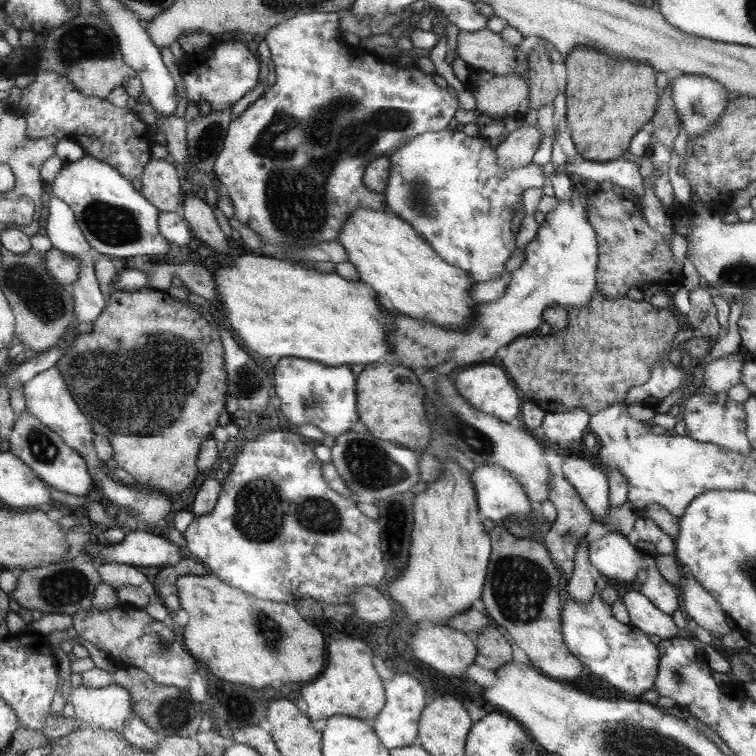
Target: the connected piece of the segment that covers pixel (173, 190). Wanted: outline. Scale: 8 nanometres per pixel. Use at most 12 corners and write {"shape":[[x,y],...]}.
{"shape":[[149,158],[140,192],[159,212],[179,206],[171,164]]}

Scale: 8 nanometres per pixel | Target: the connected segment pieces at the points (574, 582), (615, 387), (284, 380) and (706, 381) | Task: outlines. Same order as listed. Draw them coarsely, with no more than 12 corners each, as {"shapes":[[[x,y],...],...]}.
{"shapes":[[[588,541],[576,546],[566,590],[570,600],[586,604],[597,592]],[[595,290],[500,359],[545,413],[622,403],[666,358],[671,310]],[[273,361],[290,424],[337,438],[357,420],[347,366]],[[739,350],[703,366],[709,395],[726,393],[741,378]]]}

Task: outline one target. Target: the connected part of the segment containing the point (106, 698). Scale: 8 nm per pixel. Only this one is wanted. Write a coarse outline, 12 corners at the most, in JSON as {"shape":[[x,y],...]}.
{"shape":[[80,685],[69,694],[75,718],[106,731],[133,715],[128,689]]}

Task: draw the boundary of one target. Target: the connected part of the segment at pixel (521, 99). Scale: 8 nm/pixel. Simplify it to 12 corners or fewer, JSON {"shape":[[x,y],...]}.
{"shape":[[470,67],[465,87],[493,120],[529,110],[525,76]]}

